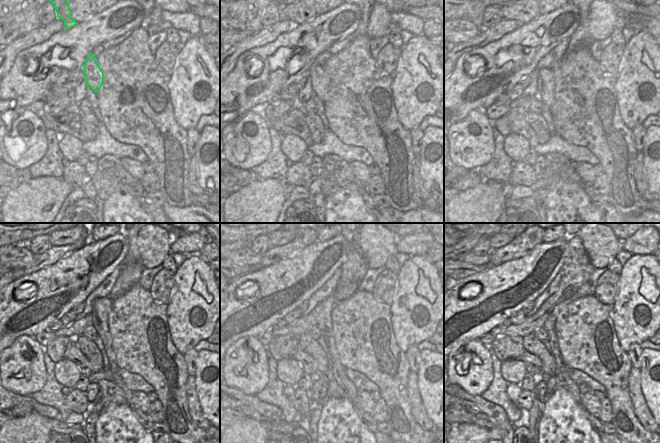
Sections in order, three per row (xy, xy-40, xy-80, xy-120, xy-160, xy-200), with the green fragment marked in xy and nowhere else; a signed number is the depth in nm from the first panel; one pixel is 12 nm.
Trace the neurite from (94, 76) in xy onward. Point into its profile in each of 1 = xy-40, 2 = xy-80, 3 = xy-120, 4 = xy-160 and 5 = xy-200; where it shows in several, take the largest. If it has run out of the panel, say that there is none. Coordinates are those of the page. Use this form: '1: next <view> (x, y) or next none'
1: next xy-40 (319, 76)
2: next xy-80 (545, 79)
3: next xy-120 (101, 307)
4: next xy-160 (324, 322)
5: next xy-200 (549, 325)

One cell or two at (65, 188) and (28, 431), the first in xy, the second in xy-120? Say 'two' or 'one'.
one

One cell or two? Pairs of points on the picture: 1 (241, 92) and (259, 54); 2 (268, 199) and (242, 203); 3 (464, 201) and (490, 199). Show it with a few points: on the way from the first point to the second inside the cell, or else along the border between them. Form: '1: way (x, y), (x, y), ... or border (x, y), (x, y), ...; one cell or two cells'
1: way (241, 82), (242, 70), (249, 63); one cell
2: way (262, 200), (259, 203), (248, 203); one cell
3: way (470, 201), (484, 201); one cell

